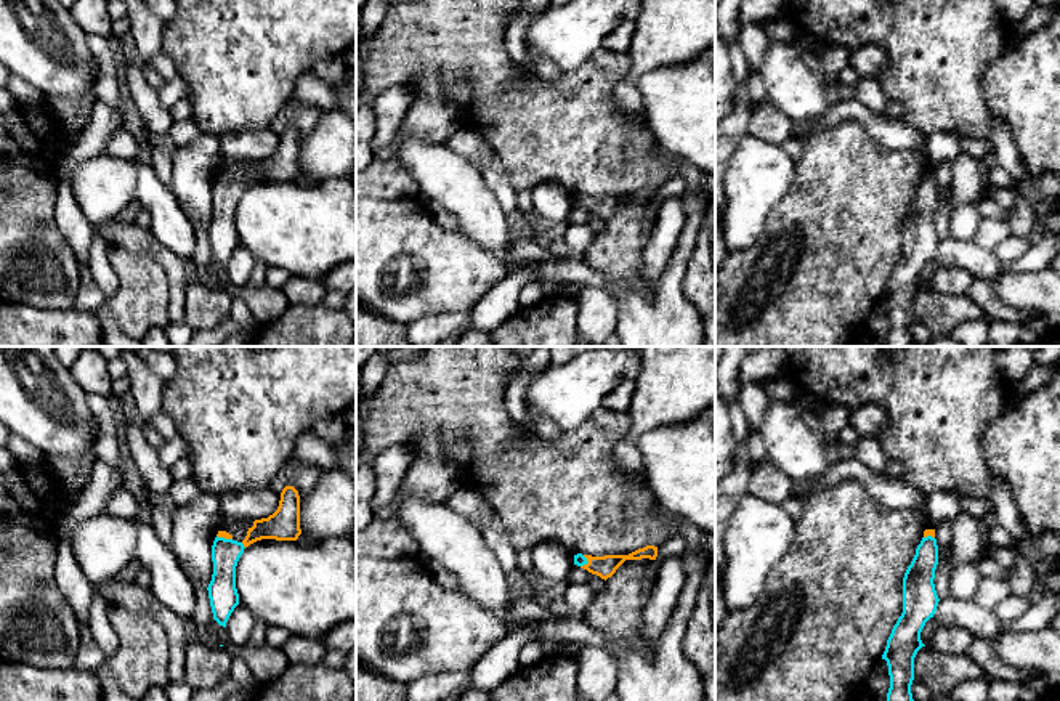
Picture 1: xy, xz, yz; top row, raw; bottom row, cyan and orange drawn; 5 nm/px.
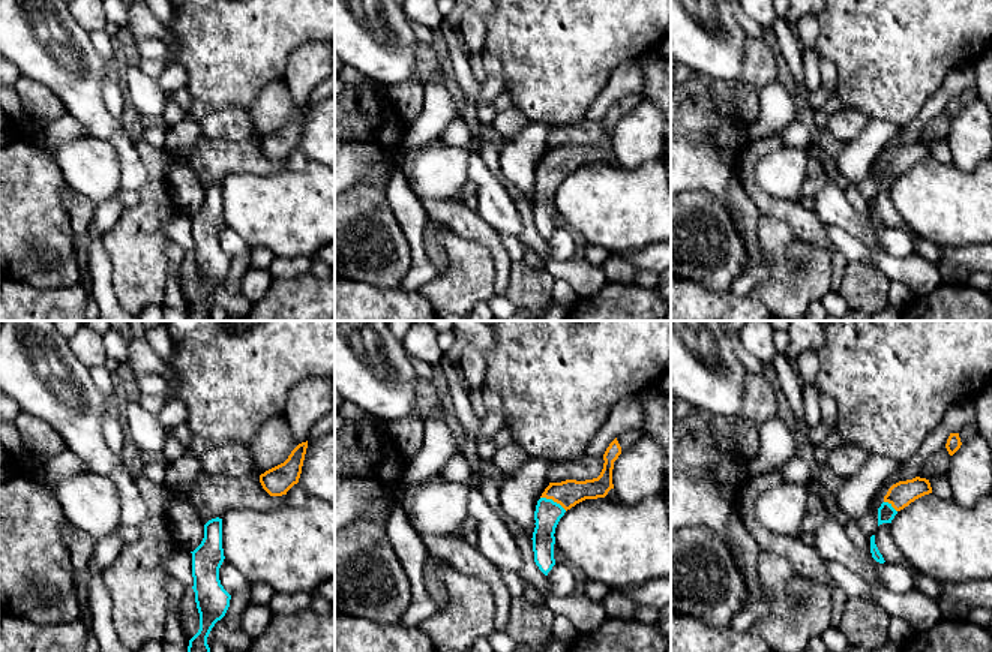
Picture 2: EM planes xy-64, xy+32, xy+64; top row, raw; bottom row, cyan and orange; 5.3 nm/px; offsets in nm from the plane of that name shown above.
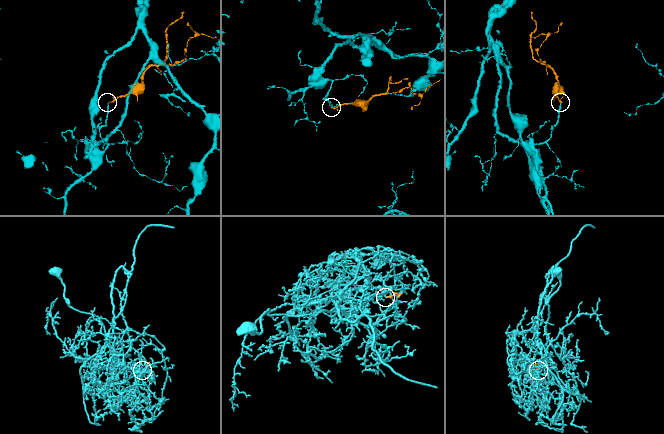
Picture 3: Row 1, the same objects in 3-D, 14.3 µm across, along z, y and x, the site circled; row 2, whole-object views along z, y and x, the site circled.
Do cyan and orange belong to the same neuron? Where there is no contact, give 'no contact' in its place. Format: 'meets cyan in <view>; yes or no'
meets cyan in xy; yes

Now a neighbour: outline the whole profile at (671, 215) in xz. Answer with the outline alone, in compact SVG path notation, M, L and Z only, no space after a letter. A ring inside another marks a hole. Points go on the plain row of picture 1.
M675 196L657 201L656 225L645 247L638 276L646 284L654 284L672 257L680 233L686 221L685 197Z

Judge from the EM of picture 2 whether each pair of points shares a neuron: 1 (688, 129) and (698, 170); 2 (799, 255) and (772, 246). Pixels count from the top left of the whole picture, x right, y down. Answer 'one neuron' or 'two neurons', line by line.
1: one neuron
2: two neurons

